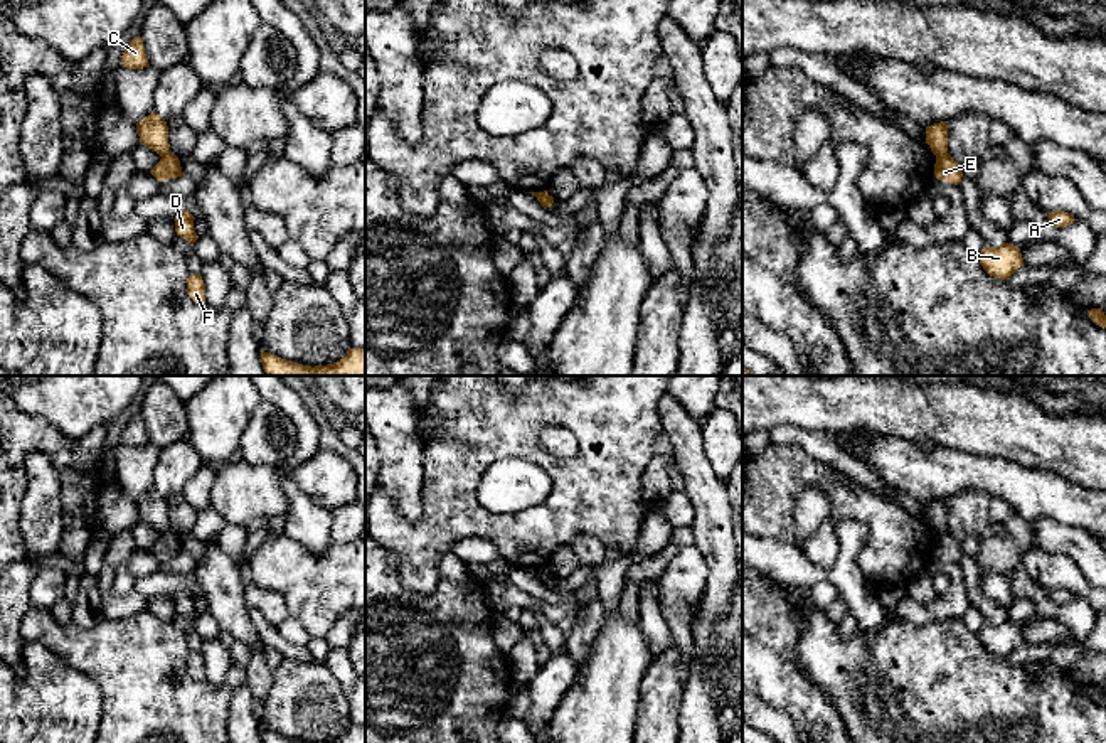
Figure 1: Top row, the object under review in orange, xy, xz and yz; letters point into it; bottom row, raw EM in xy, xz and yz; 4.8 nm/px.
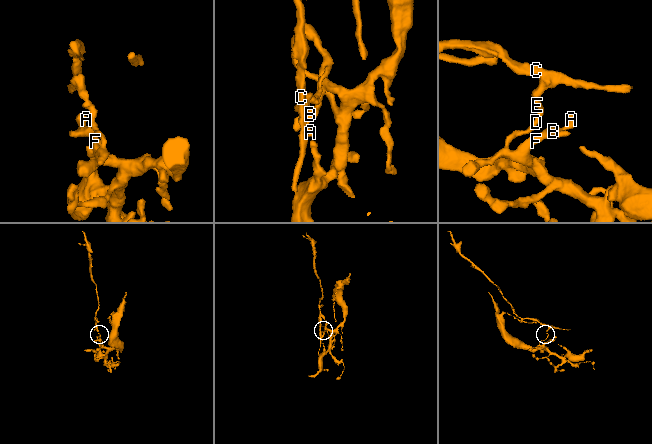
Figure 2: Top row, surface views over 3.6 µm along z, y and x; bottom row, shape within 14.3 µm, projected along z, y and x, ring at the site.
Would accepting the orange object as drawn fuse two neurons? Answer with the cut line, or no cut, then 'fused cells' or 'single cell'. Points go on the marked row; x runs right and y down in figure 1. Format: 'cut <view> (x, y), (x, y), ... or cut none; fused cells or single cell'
cut yz (946, 152), (936, 157); fused cells

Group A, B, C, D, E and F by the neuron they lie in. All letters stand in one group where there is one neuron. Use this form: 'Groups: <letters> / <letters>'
Groups: A B D E F / C

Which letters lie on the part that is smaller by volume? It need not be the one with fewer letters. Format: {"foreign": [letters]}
{"foreign": ["C"]}

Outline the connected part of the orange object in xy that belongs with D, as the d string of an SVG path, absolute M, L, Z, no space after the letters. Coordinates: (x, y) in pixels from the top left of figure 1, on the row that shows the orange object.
M183 211L175 217L177 236L187 239L190 243L190 246L194 246L194 243L199 238L195 229L194 229L194 219L195 217L189 211Z

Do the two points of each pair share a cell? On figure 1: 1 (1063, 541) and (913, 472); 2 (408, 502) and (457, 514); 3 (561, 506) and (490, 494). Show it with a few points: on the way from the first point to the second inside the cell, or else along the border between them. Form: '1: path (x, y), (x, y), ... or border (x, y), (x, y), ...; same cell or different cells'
1: border (1029, 523), (1039, 518), (1051, 518), (1069, 528); different cells
2: border (425, 467), (421, 514), (409, 523); different cells
3: border (542, 467), (551, 492), (534, 506), (502, 513); different cells

